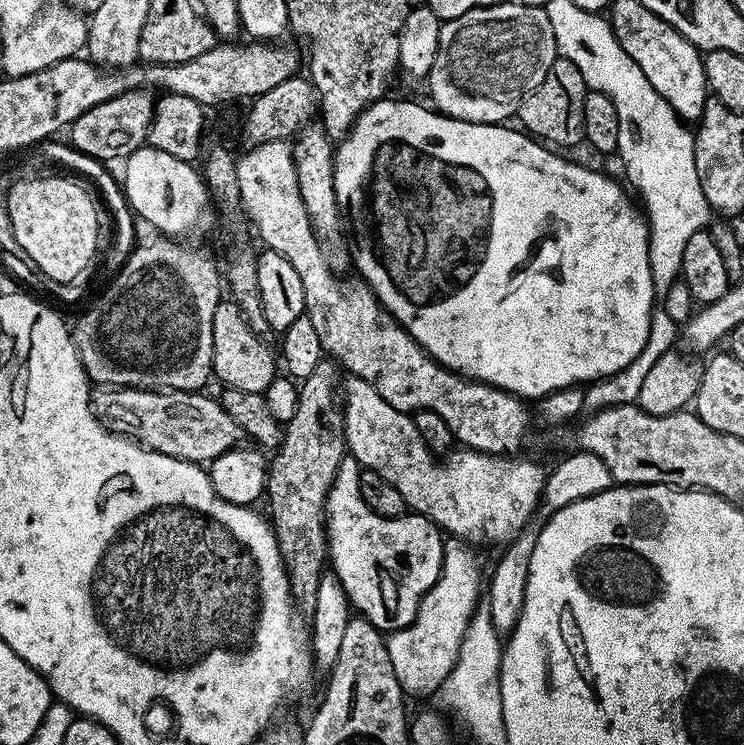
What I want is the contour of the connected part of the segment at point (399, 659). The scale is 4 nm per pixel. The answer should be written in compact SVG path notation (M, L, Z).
M459 538L445 539L440 576L422 598L416 621L409 628L391 633L387 639L390 663L402 669L402 683L409 697L426 696L439 690L459 658L463 636L482 596L480 568L468 548L469 545Z

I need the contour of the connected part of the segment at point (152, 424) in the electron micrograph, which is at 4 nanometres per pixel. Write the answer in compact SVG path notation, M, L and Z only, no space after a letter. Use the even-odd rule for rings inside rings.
M96 386L91 389L92 413L109 432L127 436L144 447L201 466L241 443L242 431L219 399L198 392L152 392L149 388Z

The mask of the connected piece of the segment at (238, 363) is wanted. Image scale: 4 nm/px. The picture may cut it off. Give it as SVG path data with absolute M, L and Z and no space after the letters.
M231 298L221 299L218 310L214 310L214 358L212 359L213 377L215 377L217 381L220 379L222 382L221 385L223 385L224 388L237 388L238 390L242 390L243 392L258 392L261 394L267 393L270 382L276 379L278 375L278 369L276 369L276 364L278 368L278 356L277 353L273 351L273 349L273 353L270 349L268 349L268 343L269 341L265 339L265 337L259 336L259 334L256 333L256 331L248 325L248 323L246 322L246 318L242 314L242 310L238 310L238 306L233 300L231 300Z

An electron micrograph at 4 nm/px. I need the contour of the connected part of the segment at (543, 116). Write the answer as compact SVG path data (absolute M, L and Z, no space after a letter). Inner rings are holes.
M563 58L556 59L546 78L542 78L542 83L522 98L518 120L524 123L523 131L552 146L561 144L564 148L572 148L576 143L581 143L584 140L585 95L586 85L578 66Z

